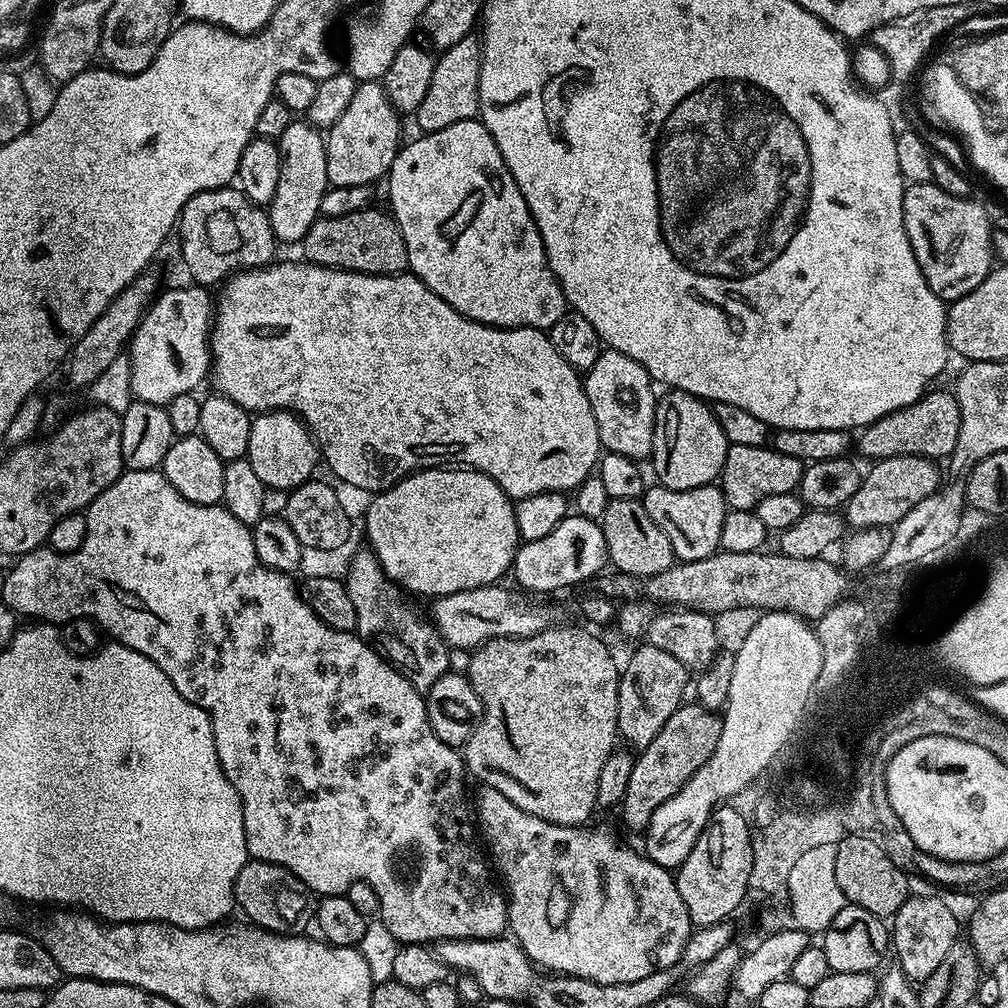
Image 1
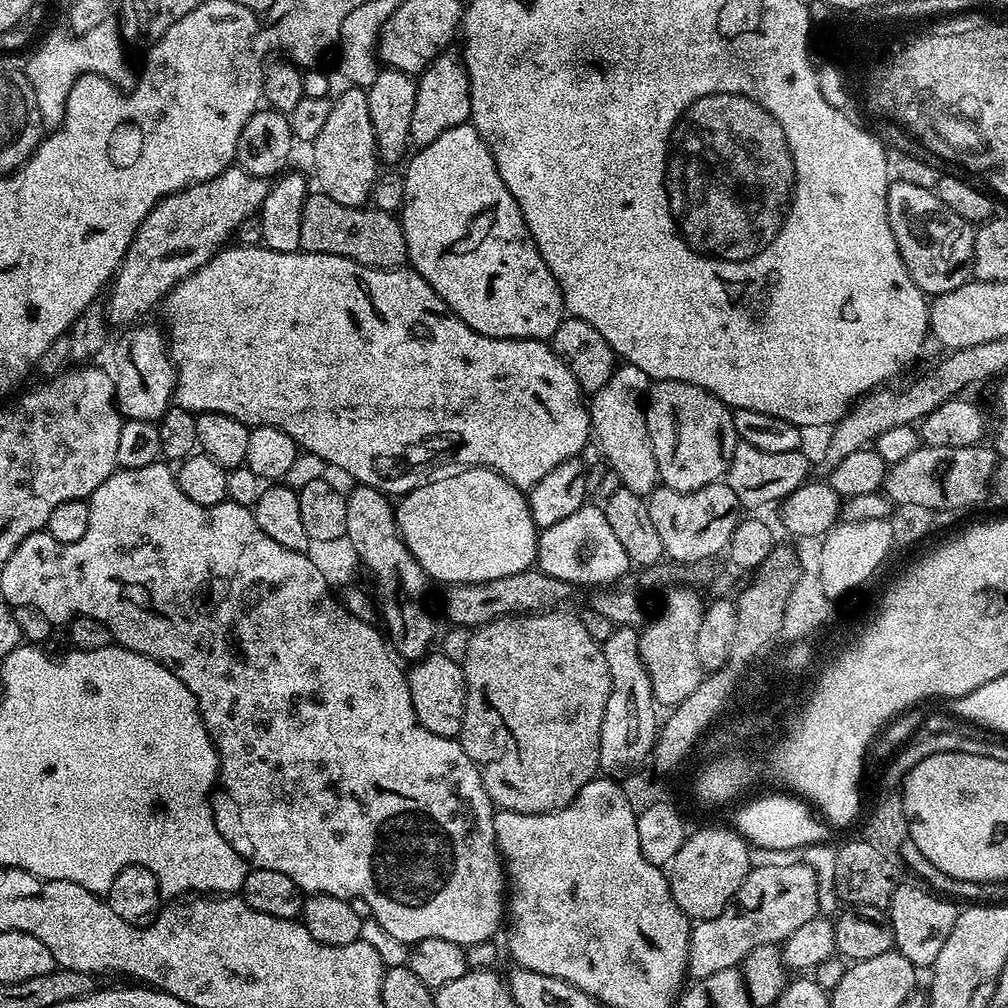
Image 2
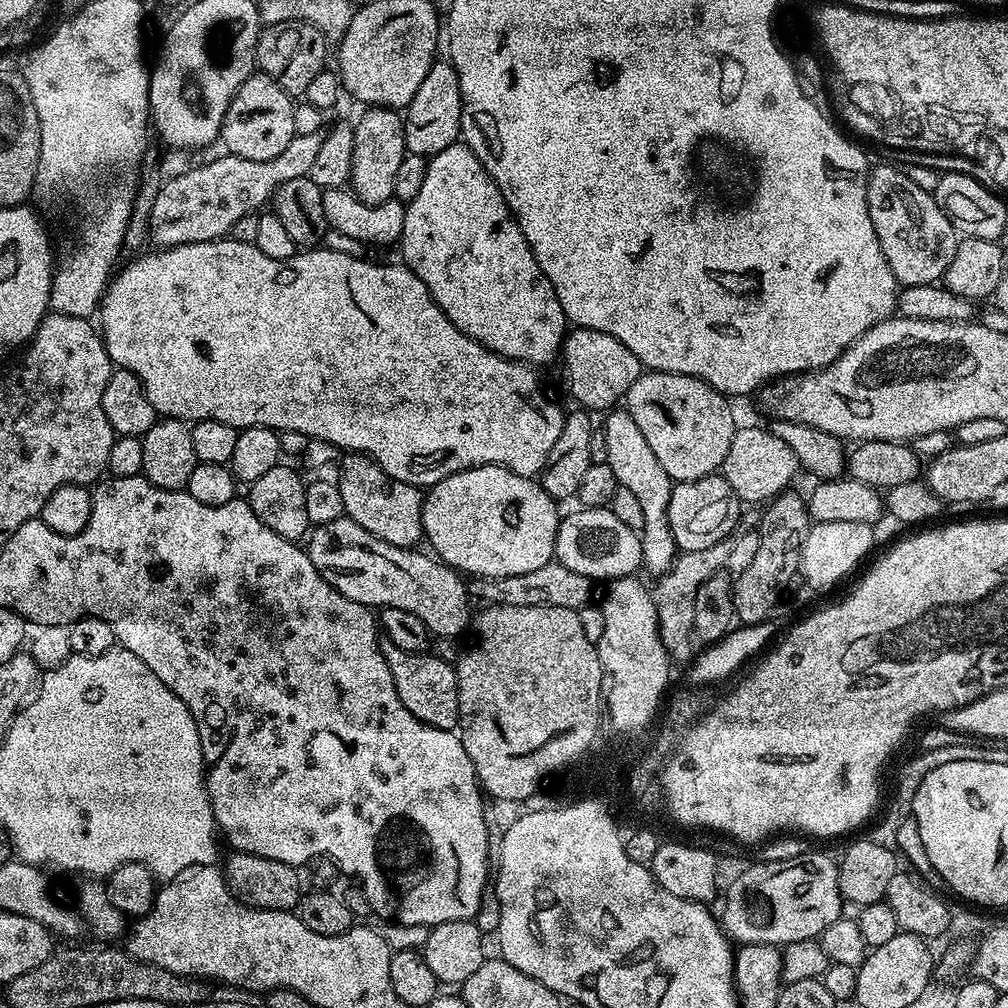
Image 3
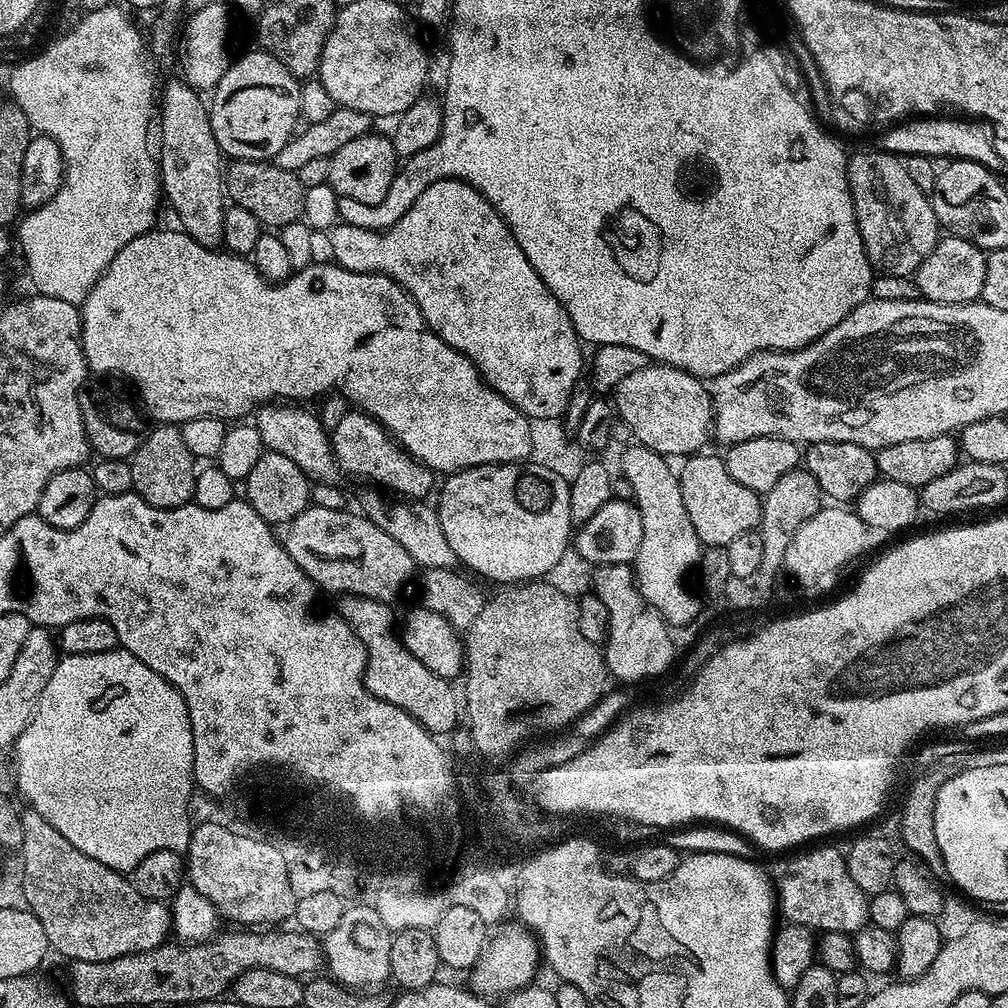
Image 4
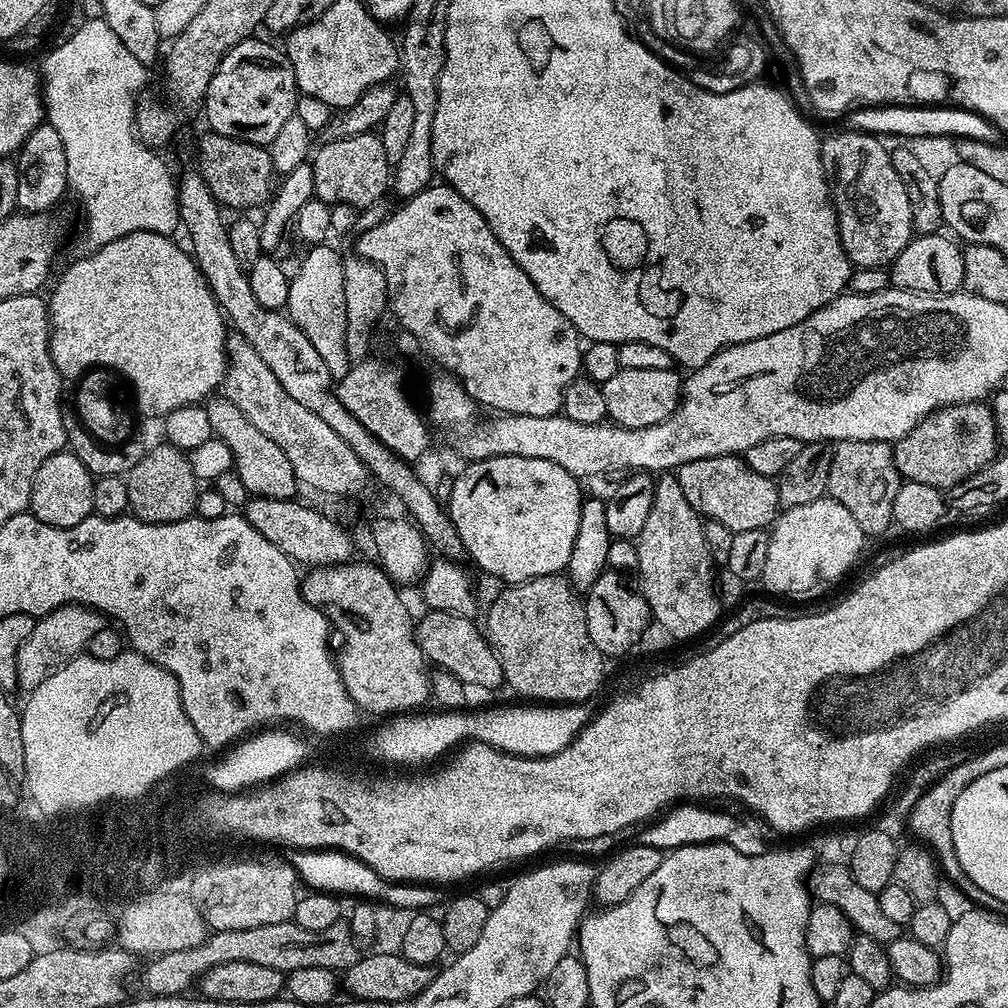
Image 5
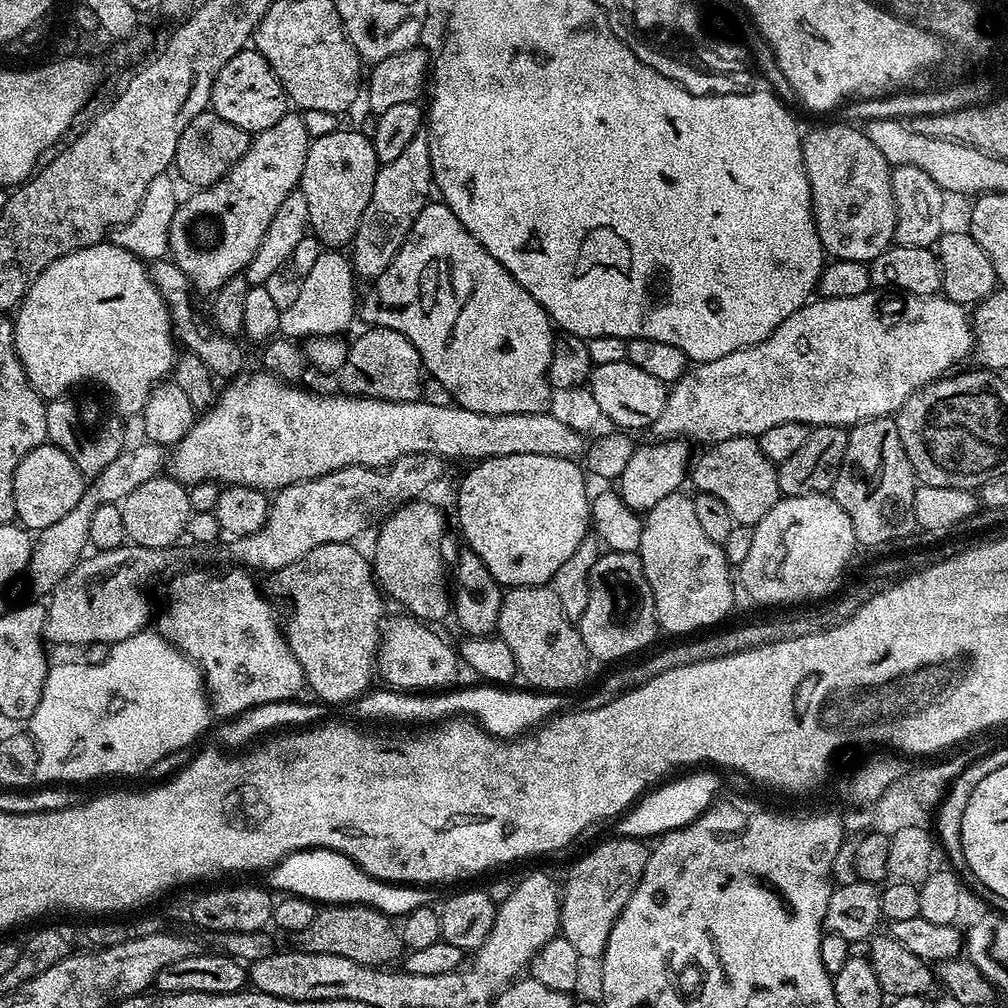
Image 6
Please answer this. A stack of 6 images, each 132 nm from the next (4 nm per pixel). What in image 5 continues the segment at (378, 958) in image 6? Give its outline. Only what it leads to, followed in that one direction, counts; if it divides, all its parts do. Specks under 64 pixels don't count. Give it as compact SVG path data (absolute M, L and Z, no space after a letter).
M278 922L270 926L254 926L254 930L222 930L212 932L202 942L202 946L190 946L190 950L174 950L163 952L160 956L153 956L147 961L144 973L143 968L139 973L140 984L145 988L148 996L179 996L189 991L188 987L195 985L206 970L214 966L222 966L222 962L255 962L258 966L270 966L274 970L285 974L294 970L302 970L302 966L322 966L333 970L349 968L354 962L358 962L362 955L361 945L355 936L352 935L351 927L341 922L330 926L330 930L321 932L304 932L302 926L295 922Z

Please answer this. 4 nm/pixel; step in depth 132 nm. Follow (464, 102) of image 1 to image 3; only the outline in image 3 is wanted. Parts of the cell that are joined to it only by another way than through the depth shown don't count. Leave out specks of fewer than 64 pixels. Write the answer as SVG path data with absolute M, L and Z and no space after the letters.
M434 62L418 86L418 94L408 103L404 118L404 146L413 156L431 158L461 139L462 94L458 86L458 74L451 63Z

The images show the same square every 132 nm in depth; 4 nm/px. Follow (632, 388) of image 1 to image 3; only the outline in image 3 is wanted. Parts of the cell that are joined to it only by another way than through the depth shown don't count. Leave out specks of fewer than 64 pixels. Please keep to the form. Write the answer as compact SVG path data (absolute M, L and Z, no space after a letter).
M612 410L603 417L602 433L606 440L607 459L610 470L614 470L617 485L632 491L638 498L644 519L644 530L640 533L642 542L643 567L653 572L653 577L659 578L671 570L675 562L678 549L674 542L674 534L668 525L668 511L670 510L670 494L674 481L662 465L658 462L654 450L646 443L642 430L630 418L627 410Z

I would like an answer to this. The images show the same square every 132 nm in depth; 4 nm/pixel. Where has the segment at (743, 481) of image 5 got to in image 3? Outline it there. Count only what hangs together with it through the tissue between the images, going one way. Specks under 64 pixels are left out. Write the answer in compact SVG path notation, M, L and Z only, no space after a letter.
M723 475L681 480L672 485L668 525L681 553L704 550L731 537L737 531L741 513L742 502L734 494L734 490L730 490L730 482L726 482Z

